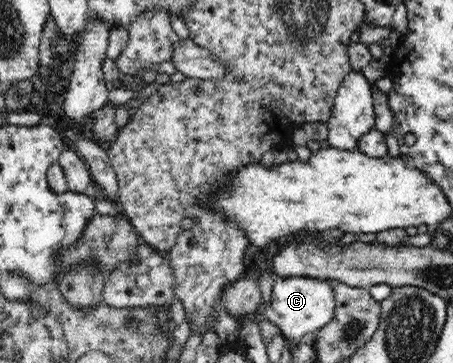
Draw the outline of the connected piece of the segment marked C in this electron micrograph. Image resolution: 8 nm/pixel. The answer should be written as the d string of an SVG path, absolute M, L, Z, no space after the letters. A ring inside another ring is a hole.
M276 277L273 281L271 300L265 310L260 314L247 314L247 316L233 316L243 326L247 321L257 323L270 320L277 326L284 338L299 342L320 328L323 328L333 317L336 309L336 298L328 279L311 277Z

